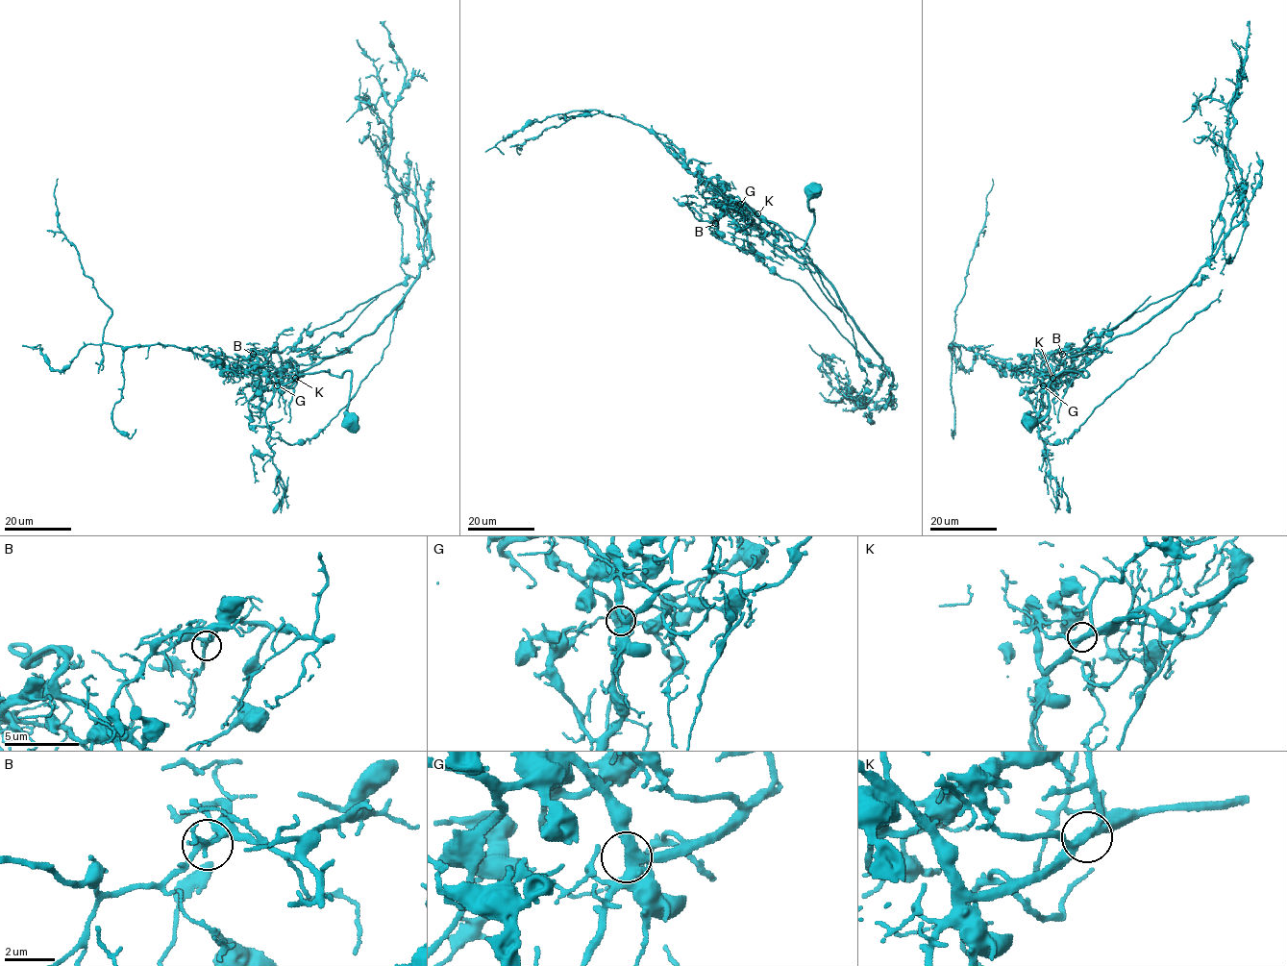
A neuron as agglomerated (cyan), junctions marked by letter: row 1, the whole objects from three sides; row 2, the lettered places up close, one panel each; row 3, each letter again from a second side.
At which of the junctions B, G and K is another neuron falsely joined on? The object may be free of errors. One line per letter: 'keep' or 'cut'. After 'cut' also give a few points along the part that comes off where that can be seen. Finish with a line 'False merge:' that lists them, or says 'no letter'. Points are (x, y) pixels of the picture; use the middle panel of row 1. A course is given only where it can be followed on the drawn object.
B: keep
G: keep
K: keep
False merge: no letter

